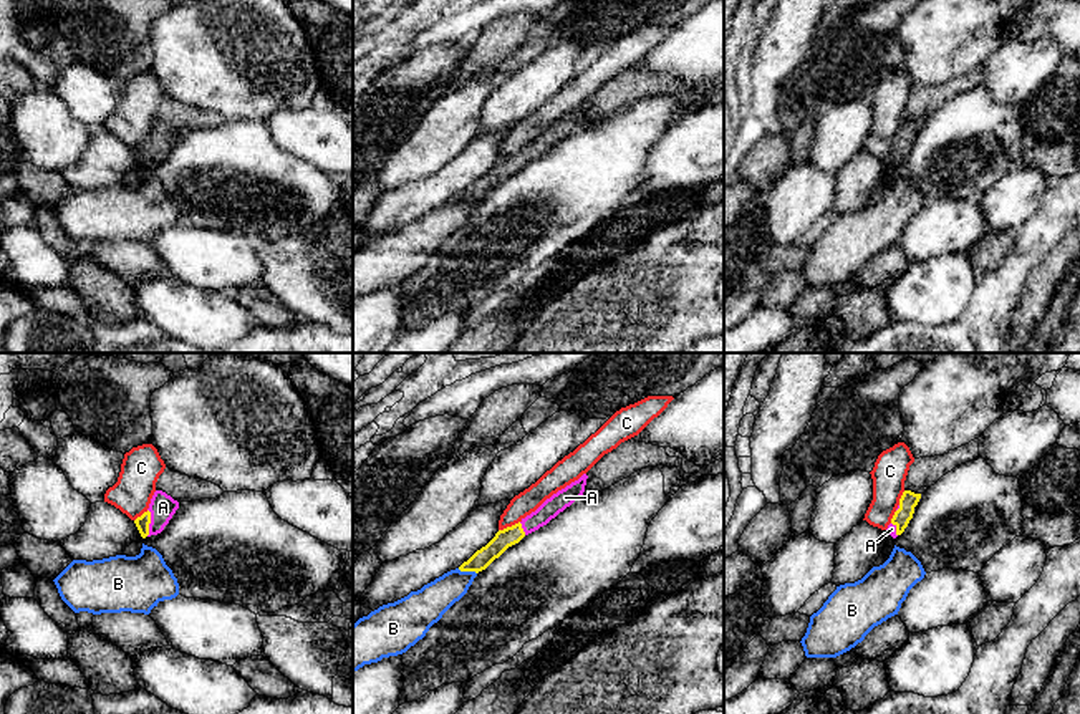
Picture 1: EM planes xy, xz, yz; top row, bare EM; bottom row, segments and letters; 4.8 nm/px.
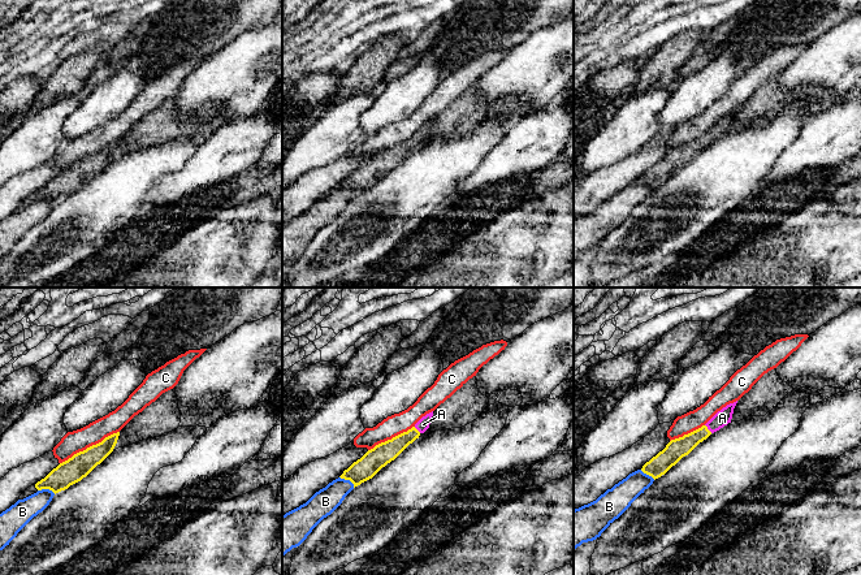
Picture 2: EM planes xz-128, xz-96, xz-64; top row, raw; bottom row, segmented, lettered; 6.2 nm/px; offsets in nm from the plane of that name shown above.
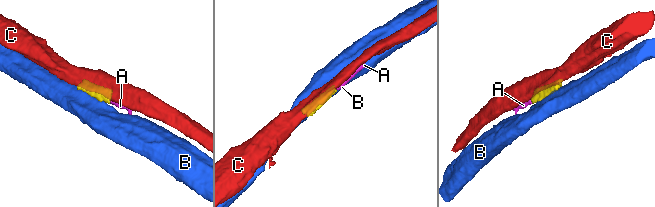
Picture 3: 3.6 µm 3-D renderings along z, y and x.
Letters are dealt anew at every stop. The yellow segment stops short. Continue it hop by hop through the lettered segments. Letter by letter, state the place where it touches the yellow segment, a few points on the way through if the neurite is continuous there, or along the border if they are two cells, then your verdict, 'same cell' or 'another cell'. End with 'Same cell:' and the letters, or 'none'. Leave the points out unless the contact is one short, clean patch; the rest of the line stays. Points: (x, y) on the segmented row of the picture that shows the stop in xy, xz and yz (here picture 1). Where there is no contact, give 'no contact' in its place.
A: xy (149, 522) | across xy (141, 522), (149, 522), (163, 507) | same cell
B: xz (467, 570) | another cell
C: xz (509, 527) | another cell
Same cell: A

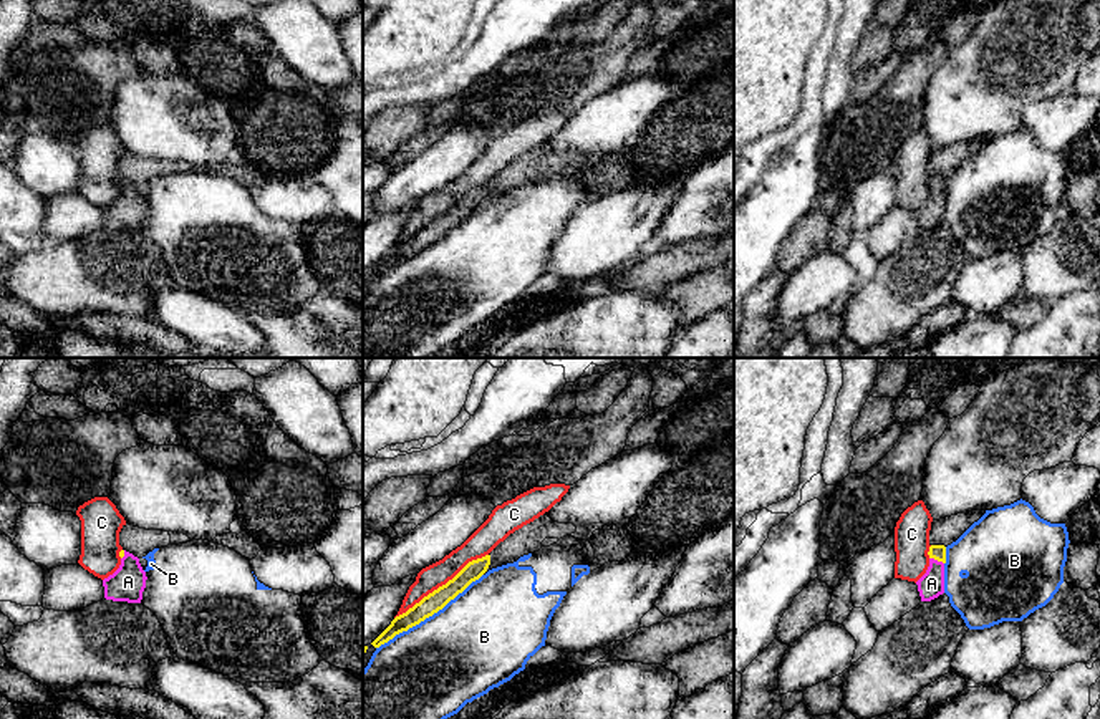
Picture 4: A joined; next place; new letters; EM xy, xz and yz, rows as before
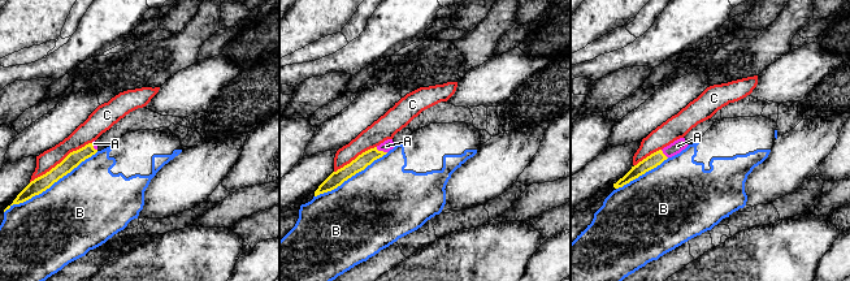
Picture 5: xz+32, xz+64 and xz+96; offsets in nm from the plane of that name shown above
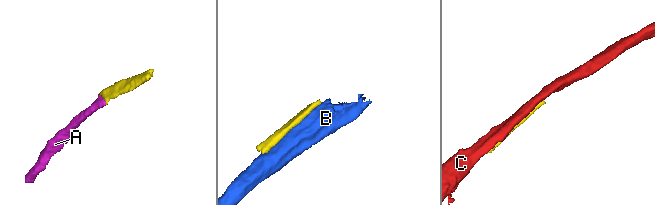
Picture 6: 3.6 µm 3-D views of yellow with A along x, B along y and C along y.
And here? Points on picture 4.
A: yz (936, 559) | across yz (938, 552), (936, 559), (931, 583) | same cell
B: xz (429, 615) | another cell
C: xz (443, 585) | another cell
Same cell: A

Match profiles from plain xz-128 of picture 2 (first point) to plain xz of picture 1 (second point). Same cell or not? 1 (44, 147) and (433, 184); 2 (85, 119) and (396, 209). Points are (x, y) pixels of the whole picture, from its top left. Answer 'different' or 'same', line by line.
1: different
2: different

